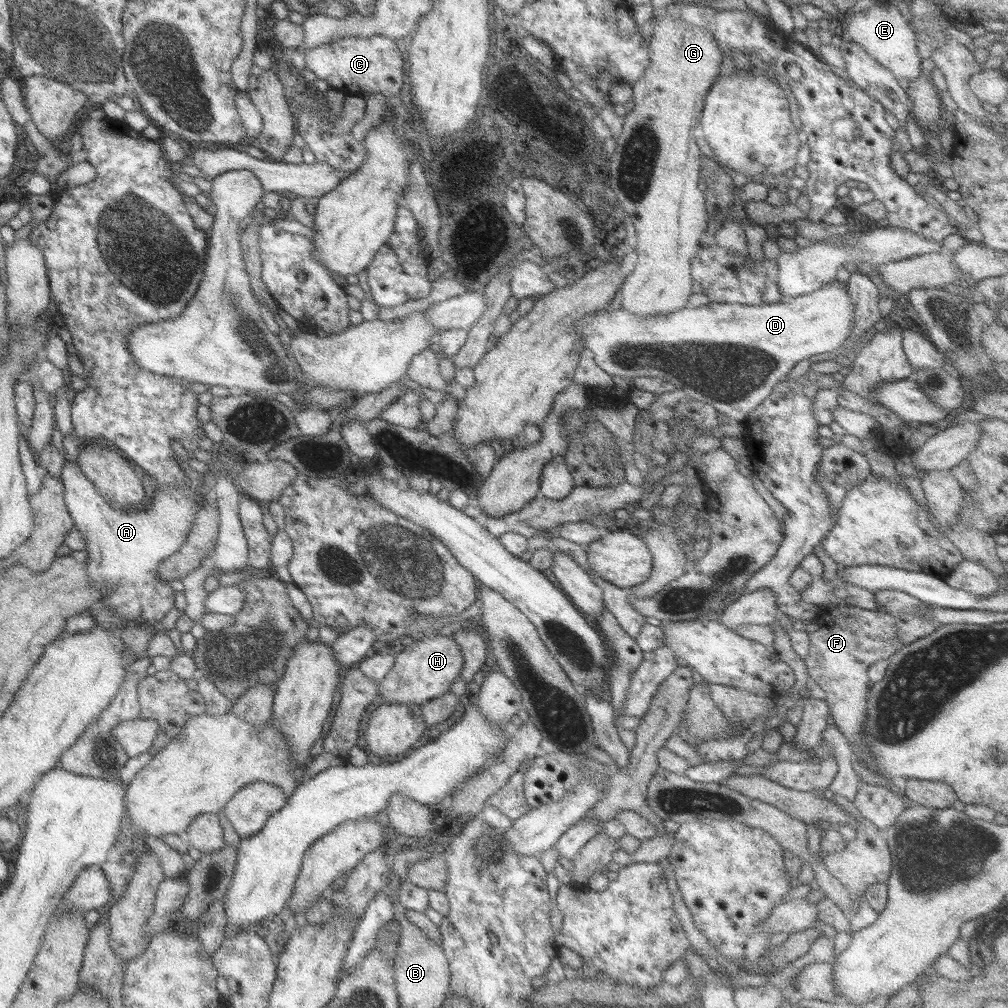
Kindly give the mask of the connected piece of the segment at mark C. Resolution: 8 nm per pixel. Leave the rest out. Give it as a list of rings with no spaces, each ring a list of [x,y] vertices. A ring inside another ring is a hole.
[[[377,34],[369,38],[337,38],[331,43],[314,46],[304,52],[304,67],[344,95],[379,93],[392,98],[398,95],[403,83],[403,60],[396,41]]]

